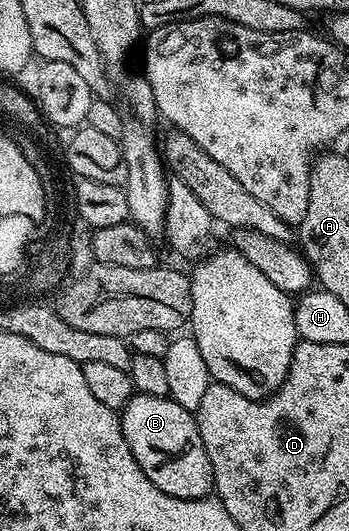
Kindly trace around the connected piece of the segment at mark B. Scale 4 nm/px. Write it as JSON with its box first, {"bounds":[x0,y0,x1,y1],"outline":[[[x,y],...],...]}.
{"bounds":[120,393,214,499],"outline":[[[135,393],[129,397],[126,406],[120,411],[124,439],[140,463],[144,475],[168,495],[176,499],[200,499],[211,496],[214,476],[204,451],[204,439],[200,439],[198,418],[193,412],[169,397]]]}

